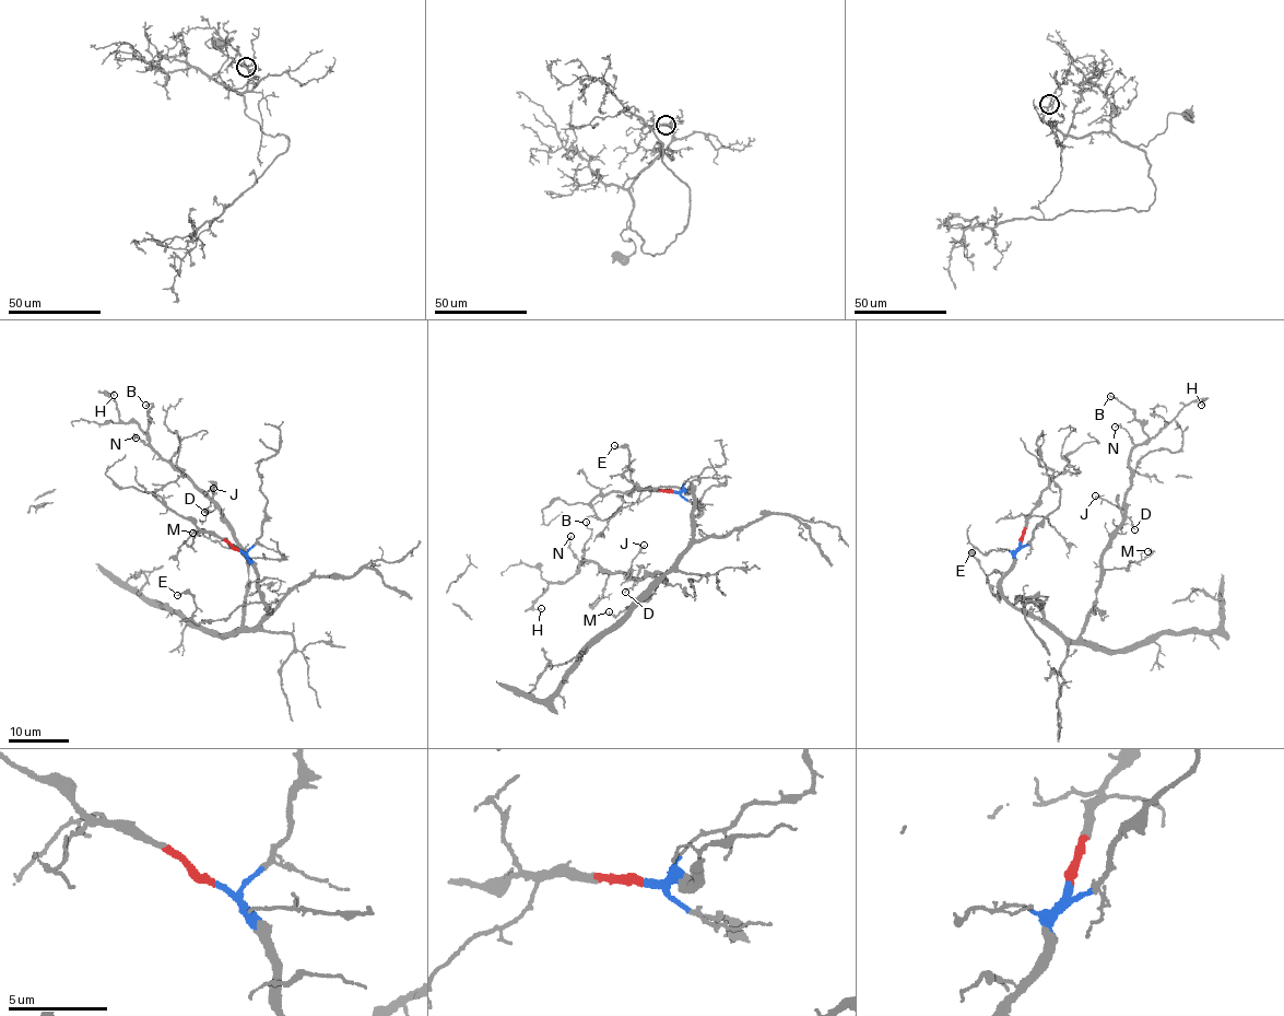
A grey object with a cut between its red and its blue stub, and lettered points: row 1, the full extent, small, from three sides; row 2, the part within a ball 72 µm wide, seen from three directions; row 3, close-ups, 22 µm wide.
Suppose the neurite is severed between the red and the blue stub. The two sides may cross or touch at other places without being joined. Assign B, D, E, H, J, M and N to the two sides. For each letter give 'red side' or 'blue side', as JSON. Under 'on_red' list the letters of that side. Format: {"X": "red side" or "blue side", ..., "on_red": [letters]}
{"B": "blue side", "D": "blue side", "E": "blue side", "H": "blue side", "J": "blue side", "M": "blue side", "N": "blue side", "on_red": []}

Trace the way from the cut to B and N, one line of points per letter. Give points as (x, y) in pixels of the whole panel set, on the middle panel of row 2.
B: (674, 492), (691, 488), (691, 545), (664, 581), (659, 571), (638, 579), (586, 560), (577, 571), (586, 522)
N: (674, 492), (691, 488), (691, 545), (659, 579), (664, 581), (659, 571), (638, 579), (578, 560), (570, 536)

